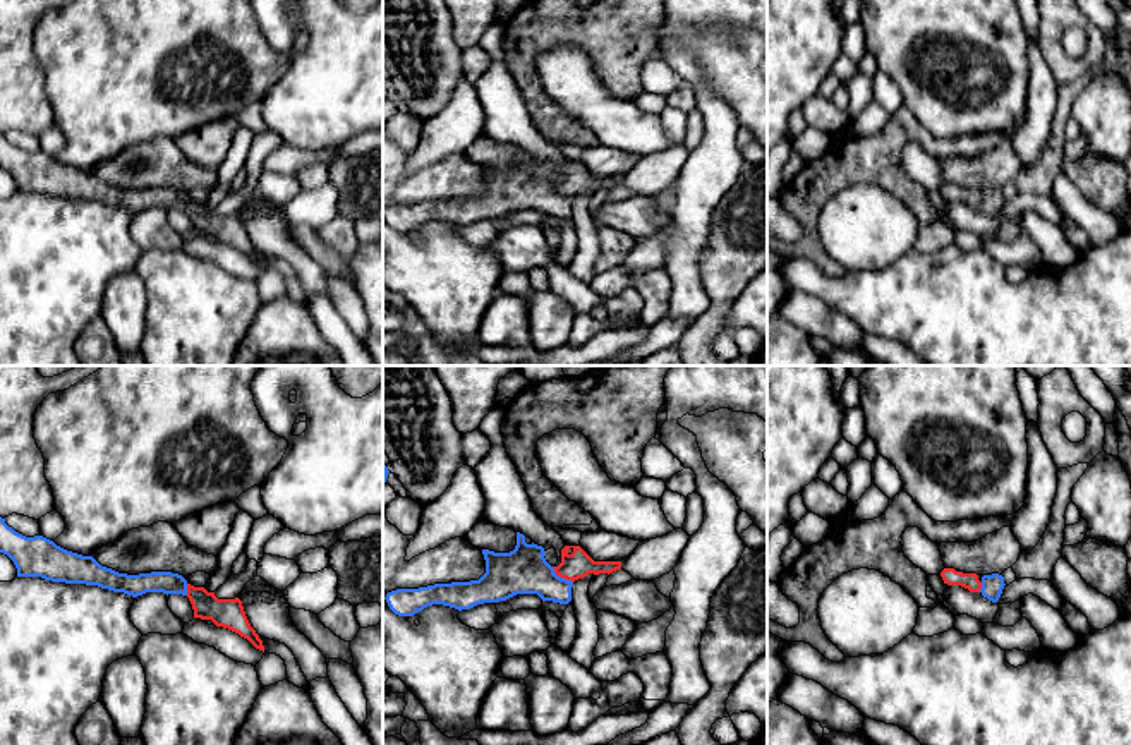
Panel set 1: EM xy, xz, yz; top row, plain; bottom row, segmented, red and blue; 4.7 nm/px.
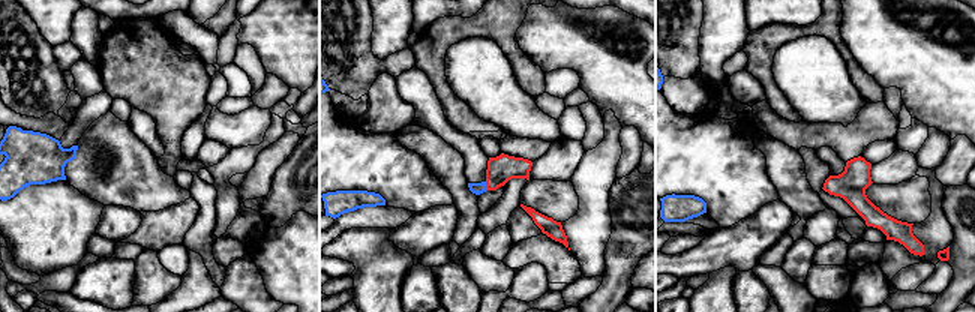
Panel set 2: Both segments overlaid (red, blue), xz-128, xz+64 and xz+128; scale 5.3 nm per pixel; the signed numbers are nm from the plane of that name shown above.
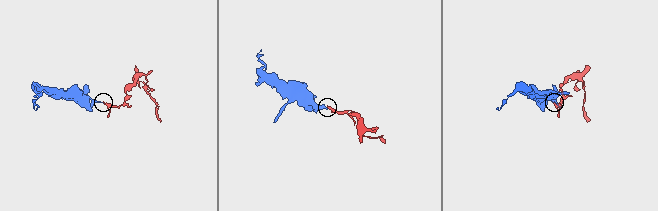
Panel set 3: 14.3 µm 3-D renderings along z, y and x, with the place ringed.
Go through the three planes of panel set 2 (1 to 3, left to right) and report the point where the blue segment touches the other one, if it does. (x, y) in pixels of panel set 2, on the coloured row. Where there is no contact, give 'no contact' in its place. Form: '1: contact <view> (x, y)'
1: no contact
2: contact xz+64 (486, 186)
3: no contact

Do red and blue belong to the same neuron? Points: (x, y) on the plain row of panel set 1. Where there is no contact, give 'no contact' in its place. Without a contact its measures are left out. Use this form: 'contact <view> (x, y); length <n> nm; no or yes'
contact xz (562, 193); length 130 nm; yes

